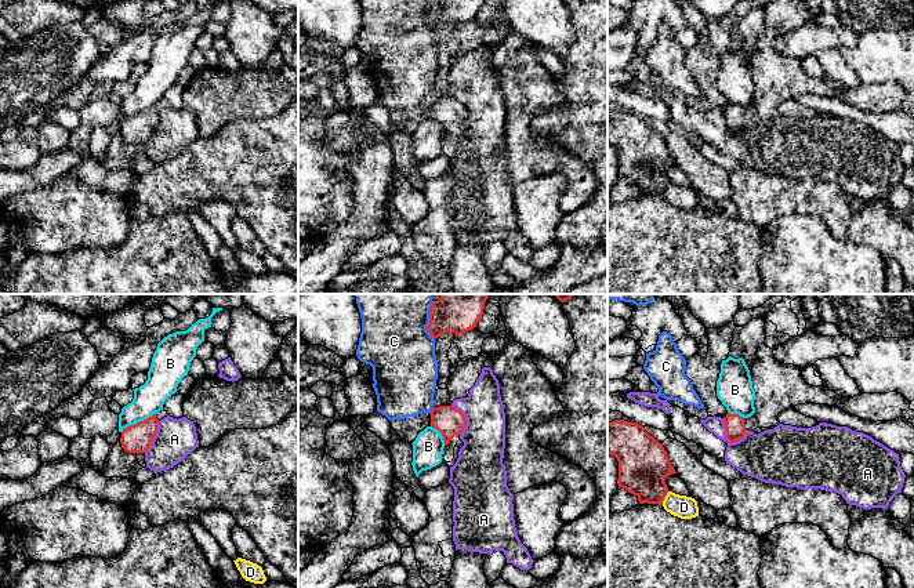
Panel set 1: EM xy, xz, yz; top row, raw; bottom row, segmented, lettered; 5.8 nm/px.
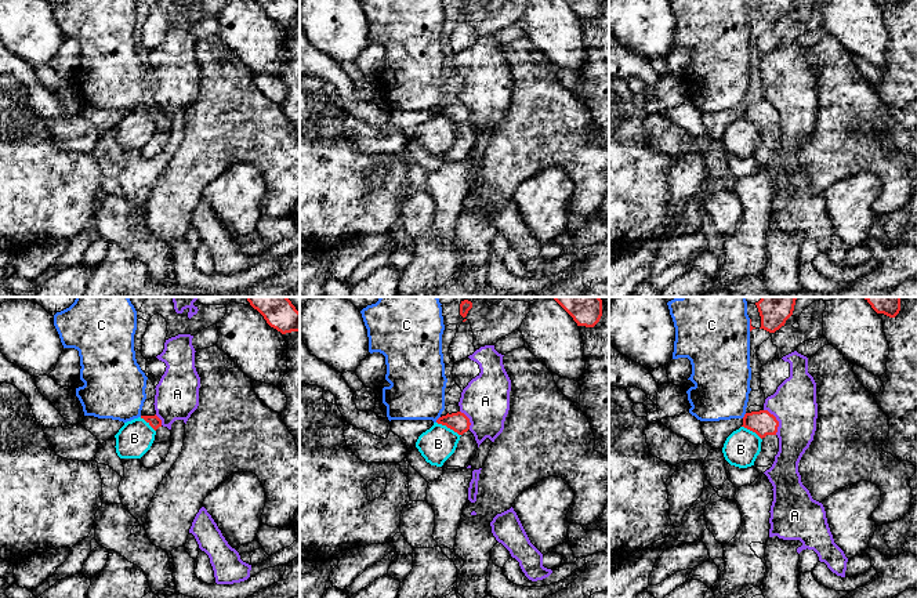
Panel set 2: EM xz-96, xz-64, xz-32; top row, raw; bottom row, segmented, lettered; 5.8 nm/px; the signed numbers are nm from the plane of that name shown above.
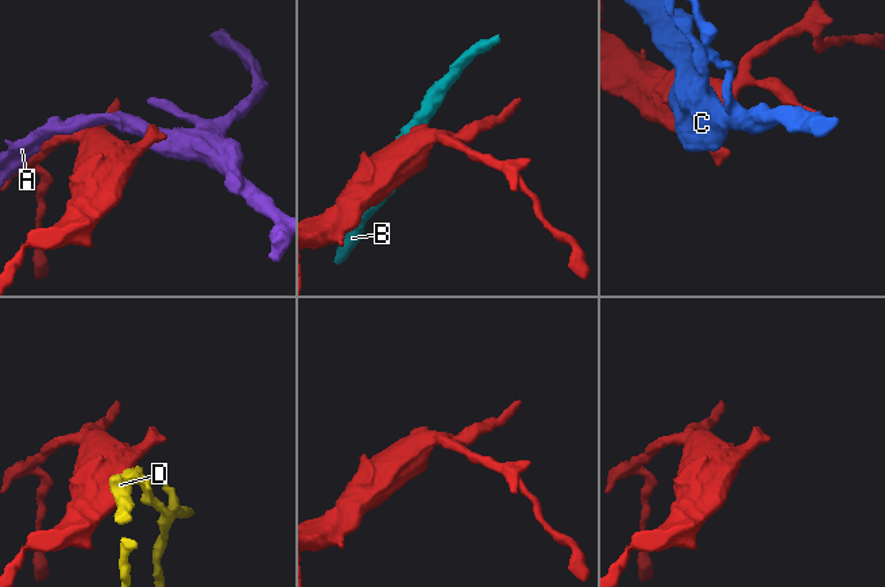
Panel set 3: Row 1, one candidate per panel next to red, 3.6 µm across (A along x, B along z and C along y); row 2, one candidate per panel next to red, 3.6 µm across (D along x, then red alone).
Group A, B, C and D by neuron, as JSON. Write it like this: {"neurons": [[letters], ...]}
{"neurons": [["A"], ["B"], ["C"], ["D"]]}

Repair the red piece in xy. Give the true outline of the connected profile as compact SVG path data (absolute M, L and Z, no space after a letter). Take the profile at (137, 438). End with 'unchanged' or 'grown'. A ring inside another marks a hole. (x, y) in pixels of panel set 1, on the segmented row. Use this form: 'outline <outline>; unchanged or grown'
outline M160 410L152 417L123 429L120 443L127 453L145 453L157 432L157 424L167 417L167 411Z; grown

